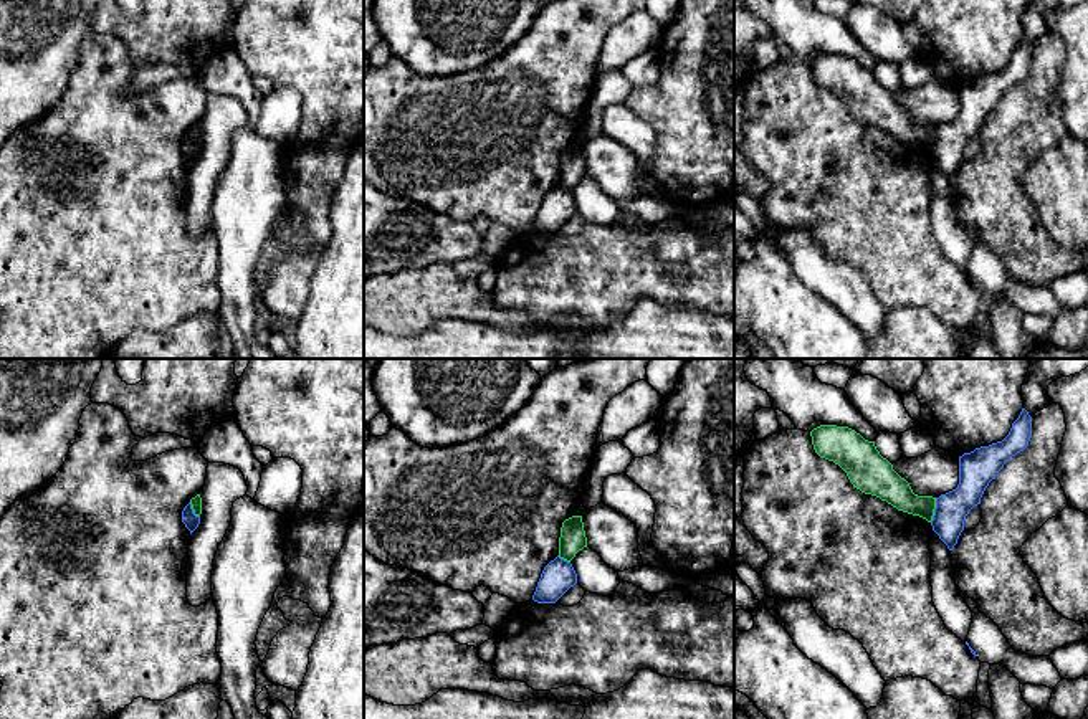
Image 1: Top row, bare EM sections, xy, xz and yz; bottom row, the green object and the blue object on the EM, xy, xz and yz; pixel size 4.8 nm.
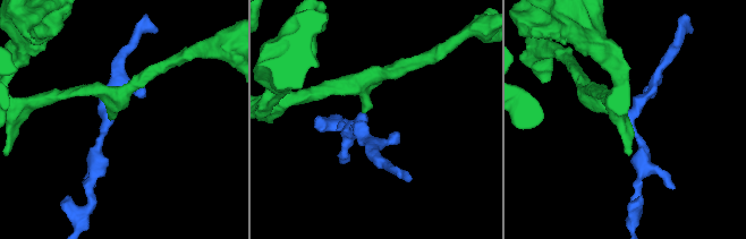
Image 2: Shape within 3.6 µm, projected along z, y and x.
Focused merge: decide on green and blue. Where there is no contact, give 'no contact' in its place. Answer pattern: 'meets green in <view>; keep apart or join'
meets green in yz; keep apart

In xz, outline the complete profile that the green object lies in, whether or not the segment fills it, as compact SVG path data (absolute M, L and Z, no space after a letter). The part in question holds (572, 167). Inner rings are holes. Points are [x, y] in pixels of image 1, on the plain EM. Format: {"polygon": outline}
{"polygon": "M572 145L561 157L559 187L570 192L584 177L587 177L587 167L582 145Z"}

